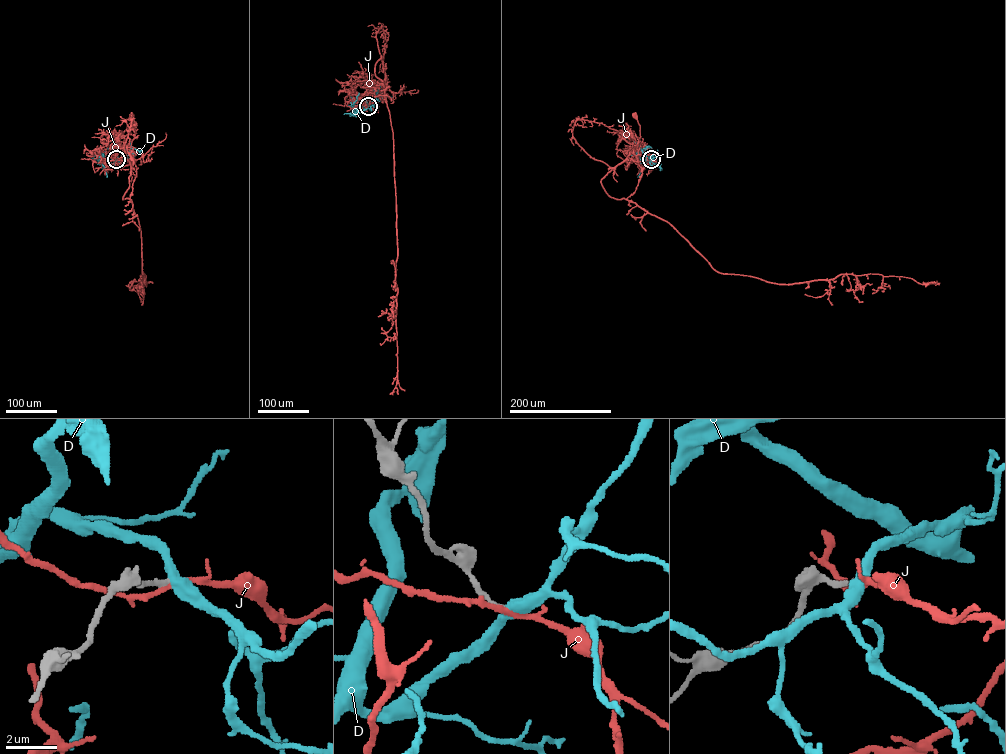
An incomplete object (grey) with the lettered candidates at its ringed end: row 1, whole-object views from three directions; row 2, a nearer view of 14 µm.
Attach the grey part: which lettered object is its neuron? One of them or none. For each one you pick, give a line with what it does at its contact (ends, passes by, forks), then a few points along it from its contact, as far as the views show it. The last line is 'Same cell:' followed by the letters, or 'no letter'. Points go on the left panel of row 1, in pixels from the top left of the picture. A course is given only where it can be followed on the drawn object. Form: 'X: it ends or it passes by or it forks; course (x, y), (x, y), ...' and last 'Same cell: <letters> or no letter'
Same cell: no letter

